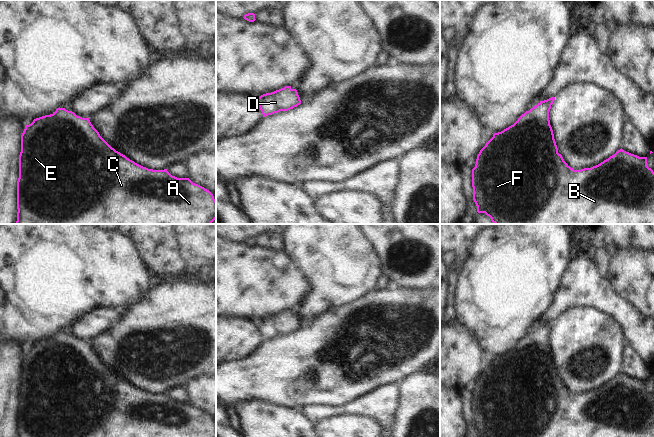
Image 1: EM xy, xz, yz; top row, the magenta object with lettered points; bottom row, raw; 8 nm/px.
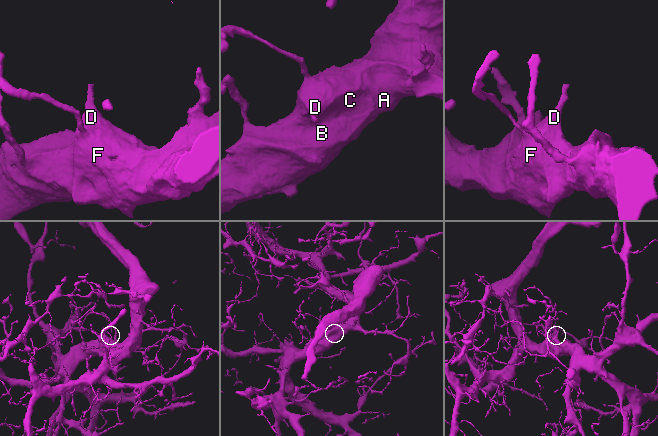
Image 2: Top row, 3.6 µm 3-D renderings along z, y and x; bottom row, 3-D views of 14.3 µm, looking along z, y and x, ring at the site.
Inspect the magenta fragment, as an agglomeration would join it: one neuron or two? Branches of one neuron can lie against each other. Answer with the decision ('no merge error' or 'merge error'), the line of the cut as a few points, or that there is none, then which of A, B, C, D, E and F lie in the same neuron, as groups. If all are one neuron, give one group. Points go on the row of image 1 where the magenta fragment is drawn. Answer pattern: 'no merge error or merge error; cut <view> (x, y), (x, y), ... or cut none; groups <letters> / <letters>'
no merge error; cut none; groups A B C D E F

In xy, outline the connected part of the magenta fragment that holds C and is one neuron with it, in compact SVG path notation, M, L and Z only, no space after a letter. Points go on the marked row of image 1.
M60 107L50 115L34 119L25 126L21 135L17 209L16 224L211 224L216 219L216 200L209 190L193 183L189 178L172 176L167 169L153 170L135 163L112 148L93 127L89 118L82 118Z

